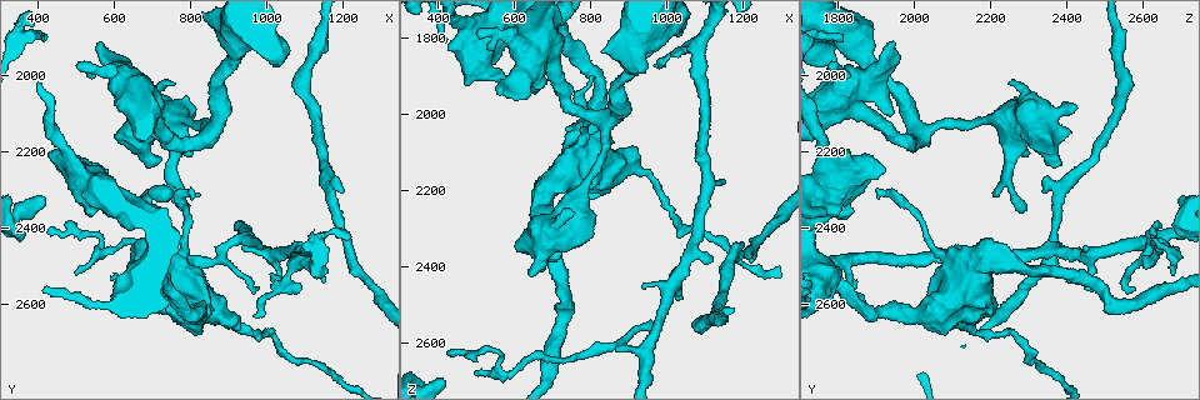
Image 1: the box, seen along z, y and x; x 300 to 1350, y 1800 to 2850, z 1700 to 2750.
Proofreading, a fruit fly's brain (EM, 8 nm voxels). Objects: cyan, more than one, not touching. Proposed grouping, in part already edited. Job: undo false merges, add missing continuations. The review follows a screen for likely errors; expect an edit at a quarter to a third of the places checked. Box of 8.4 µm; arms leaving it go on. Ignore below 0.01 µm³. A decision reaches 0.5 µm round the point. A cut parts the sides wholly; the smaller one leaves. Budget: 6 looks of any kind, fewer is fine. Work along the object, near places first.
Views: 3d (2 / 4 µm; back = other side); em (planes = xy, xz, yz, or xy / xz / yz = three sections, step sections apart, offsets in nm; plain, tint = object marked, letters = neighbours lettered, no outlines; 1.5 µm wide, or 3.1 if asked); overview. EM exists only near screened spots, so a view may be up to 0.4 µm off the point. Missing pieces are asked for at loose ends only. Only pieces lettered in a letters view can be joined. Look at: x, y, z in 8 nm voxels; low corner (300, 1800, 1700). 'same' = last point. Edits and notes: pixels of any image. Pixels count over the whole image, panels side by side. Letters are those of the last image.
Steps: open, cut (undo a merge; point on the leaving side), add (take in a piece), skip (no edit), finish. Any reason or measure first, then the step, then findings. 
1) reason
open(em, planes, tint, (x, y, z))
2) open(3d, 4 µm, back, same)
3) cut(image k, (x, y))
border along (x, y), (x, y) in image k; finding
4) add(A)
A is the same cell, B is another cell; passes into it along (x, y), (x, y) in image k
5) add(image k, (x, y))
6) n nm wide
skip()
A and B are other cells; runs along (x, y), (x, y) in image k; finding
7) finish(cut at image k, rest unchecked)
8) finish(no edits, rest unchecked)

free end
open(em, yz, step 4, letters, (585, 2260, 1910))

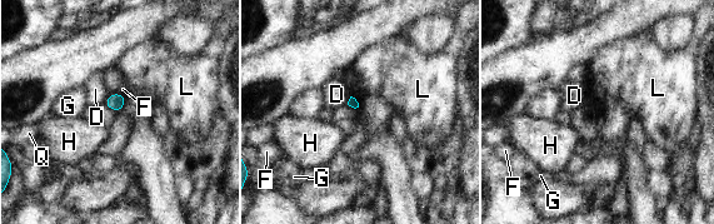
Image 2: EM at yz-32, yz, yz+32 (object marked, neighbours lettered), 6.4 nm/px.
another direction
open(em, planes, letters, same)

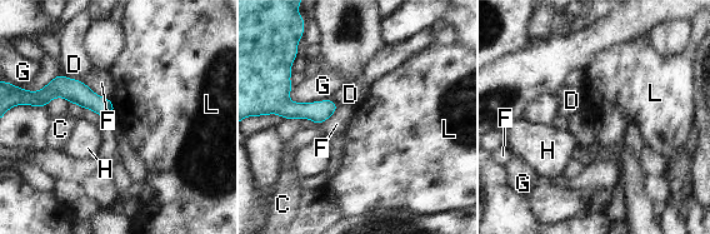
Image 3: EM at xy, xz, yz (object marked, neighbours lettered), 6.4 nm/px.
skip()
C, D, F, G, H and L are other cells; border along (110, 99), (114, 106), (113, 114) in image 3; none of them fits

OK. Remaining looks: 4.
open(3d, 2 µm, (615, 1945, 1965))

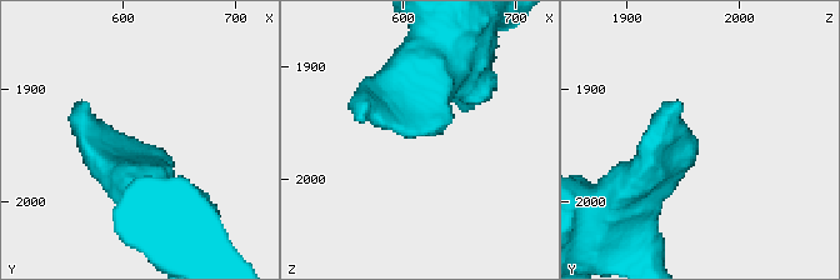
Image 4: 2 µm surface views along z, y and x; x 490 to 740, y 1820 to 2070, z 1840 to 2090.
now the EM
open(em, planes, letters, (616, 1948, 1960))

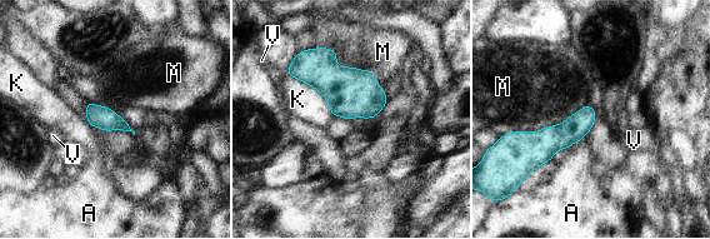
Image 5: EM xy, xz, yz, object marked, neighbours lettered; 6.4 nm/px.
skip()
A, K, M and V are other cells; border along (311, 46), (369, 69), (385, 93) in image 5; none of them fits

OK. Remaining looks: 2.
thick end
open(em, planes, letters, (920, 2655, 2090))

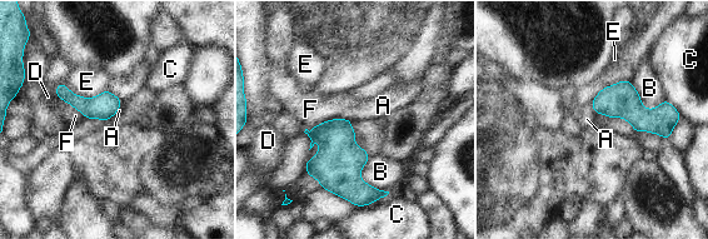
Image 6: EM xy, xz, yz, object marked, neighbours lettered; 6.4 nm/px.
skip()
A, B, C, D, E and F are other cells; border along (342, 118), (352, 120) in image 6; none of them fits

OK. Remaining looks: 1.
finish(no edits, rest unchecked)

